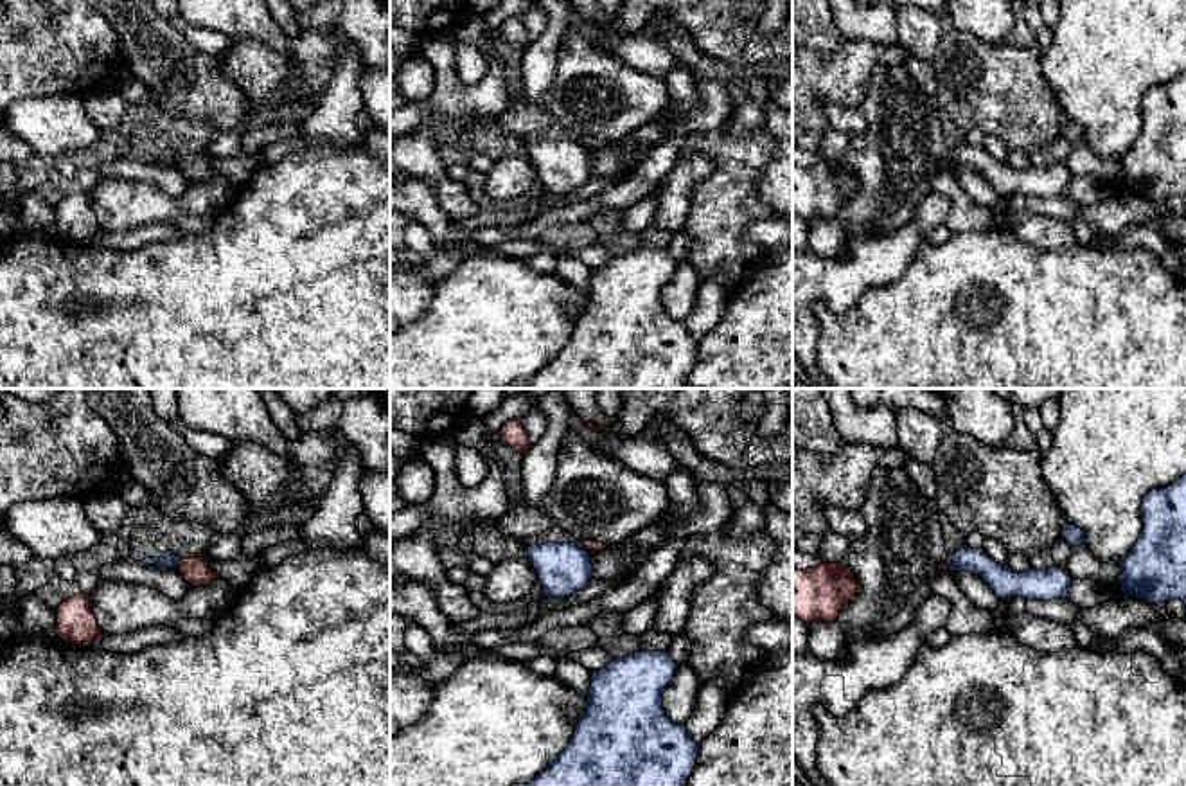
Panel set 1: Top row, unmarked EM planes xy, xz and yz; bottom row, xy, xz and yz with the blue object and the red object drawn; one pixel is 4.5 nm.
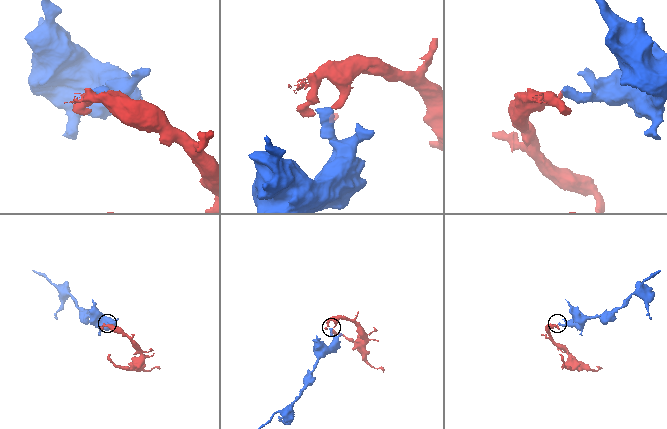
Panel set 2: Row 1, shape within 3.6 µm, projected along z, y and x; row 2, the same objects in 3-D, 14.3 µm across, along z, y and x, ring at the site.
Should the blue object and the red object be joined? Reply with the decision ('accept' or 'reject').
reject

